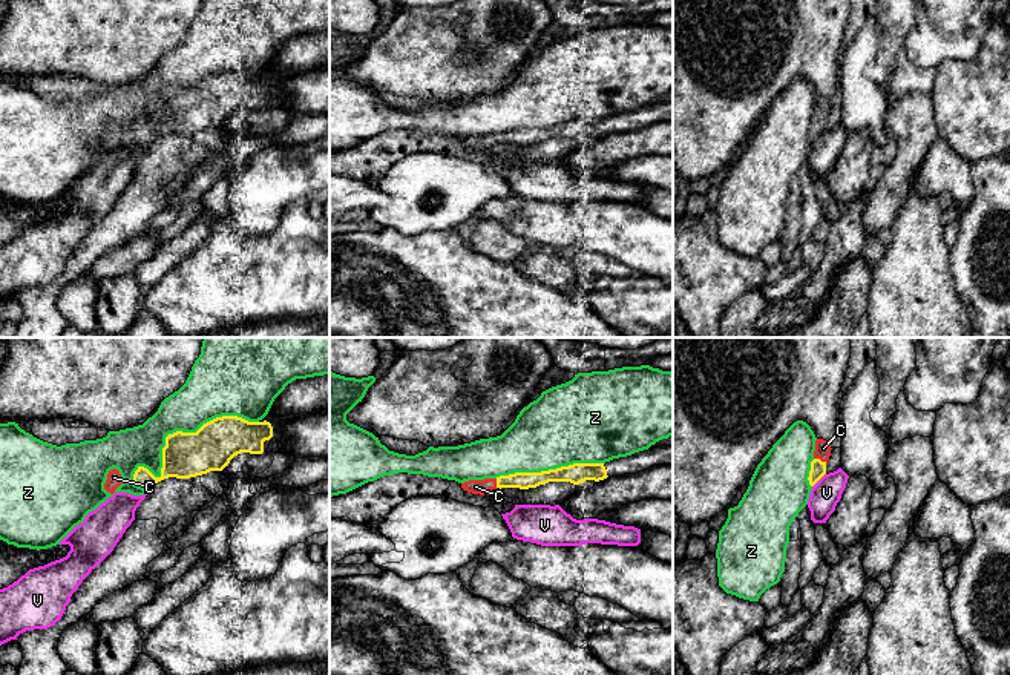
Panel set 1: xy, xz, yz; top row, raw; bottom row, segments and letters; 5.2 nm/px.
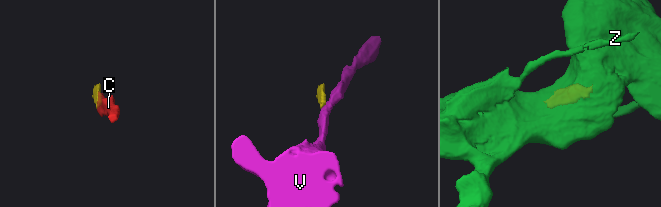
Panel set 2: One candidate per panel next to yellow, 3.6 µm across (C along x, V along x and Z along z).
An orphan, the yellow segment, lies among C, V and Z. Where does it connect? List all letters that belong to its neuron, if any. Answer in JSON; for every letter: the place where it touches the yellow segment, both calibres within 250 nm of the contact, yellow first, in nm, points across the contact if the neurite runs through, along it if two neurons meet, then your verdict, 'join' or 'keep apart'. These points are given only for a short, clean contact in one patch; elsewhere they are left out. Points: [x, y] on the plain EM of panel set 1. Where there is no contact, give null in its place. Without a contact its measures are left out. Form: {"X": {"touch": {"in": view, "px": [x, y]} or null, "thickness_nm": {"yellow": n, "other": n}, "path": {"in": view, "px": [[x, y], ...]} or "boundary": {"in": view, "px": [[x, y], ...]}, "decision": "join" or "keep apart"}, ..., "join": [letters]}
{"C": {"touch": {"in": "yz", "px": [819, 115]}, "thickness_nm": {"yellow": 80, "other": 80}, "path": {"in": "yz", "px": [[817, 123], [819, 115], [823, 105]]}, "decision": "join"}, "V": {"touch": {"in": "yz", "px": [819, 135]}, "thickness_nm": {"yellow": 80, "other": 160}, "boundary": {"in": "yz", "px": [[825, 129], [813, 143]]}, "decision": "keep apart"}, "Z": {"touch": {"in": "xy", "px": [177, 88]}, "thickness_nm": {"yellow": 240, "other": 260}, "decision": "keep apart"}, "join": ["C"]}

